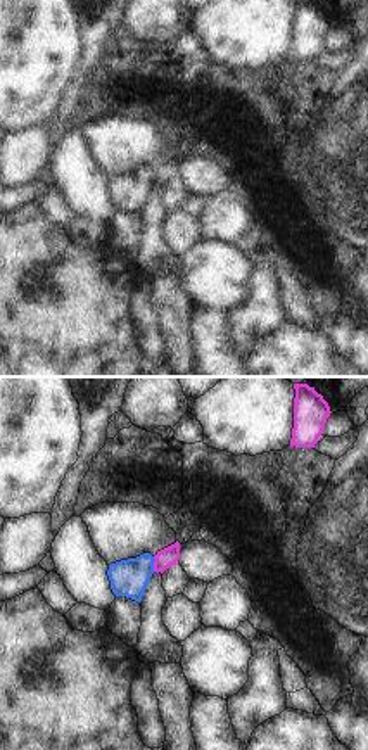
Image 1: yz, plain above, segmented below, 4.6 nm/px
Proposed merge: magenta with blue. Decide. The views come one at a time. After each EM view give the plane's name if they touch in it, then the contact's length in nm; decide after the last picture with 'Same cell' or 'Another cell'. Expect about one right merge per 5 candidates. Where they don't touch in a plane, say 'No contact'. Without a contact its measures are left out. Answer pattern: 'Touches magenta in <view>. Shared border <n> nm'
Touches magenta in yz. Shared border 70 nm

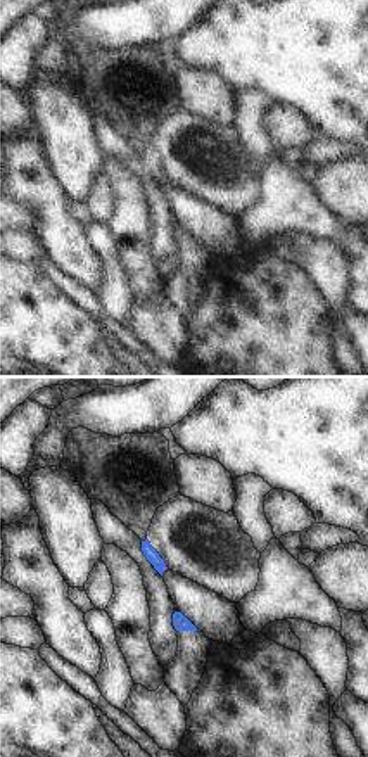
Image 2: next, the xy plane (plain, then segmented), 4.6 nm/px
Touches magenta in xy. Shared border 30 nm

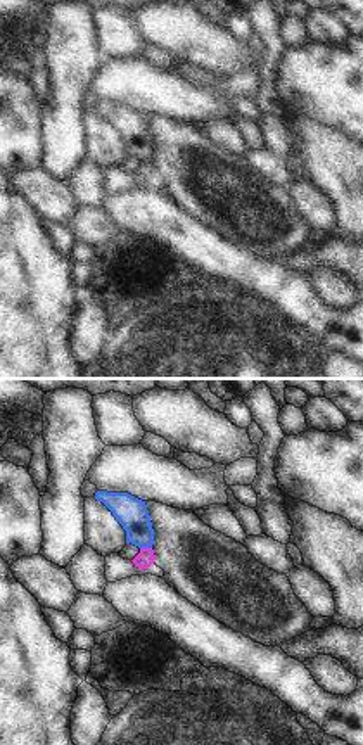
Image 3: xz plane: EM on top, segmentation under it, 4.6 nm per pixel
Touches magenta in xz. Shared border 60 nm

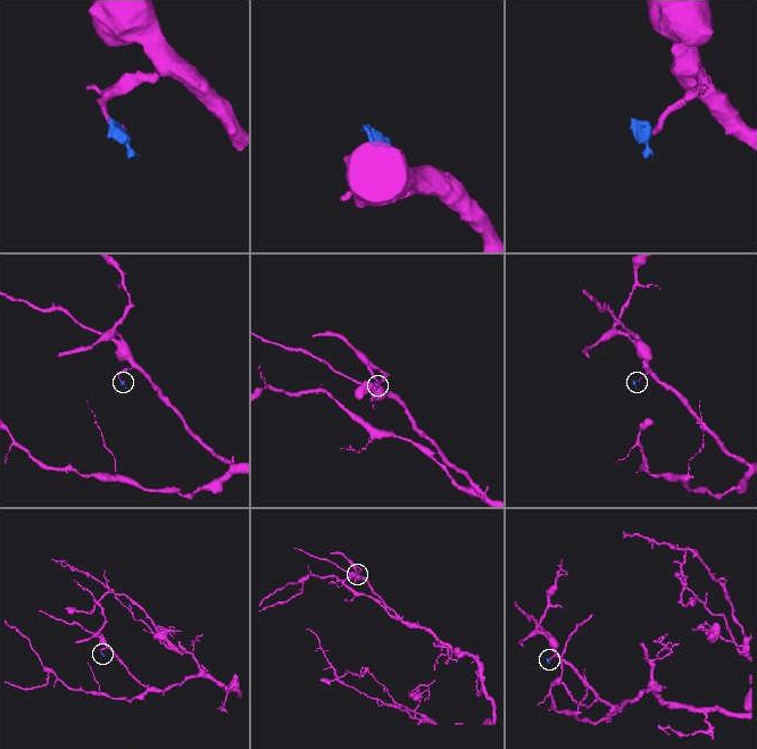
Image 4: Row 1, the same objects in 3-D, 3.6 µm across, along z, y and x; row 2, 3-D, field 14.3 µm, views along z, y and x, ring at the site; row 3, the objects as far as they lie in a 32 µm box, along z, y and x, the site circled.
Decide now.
Another cell

